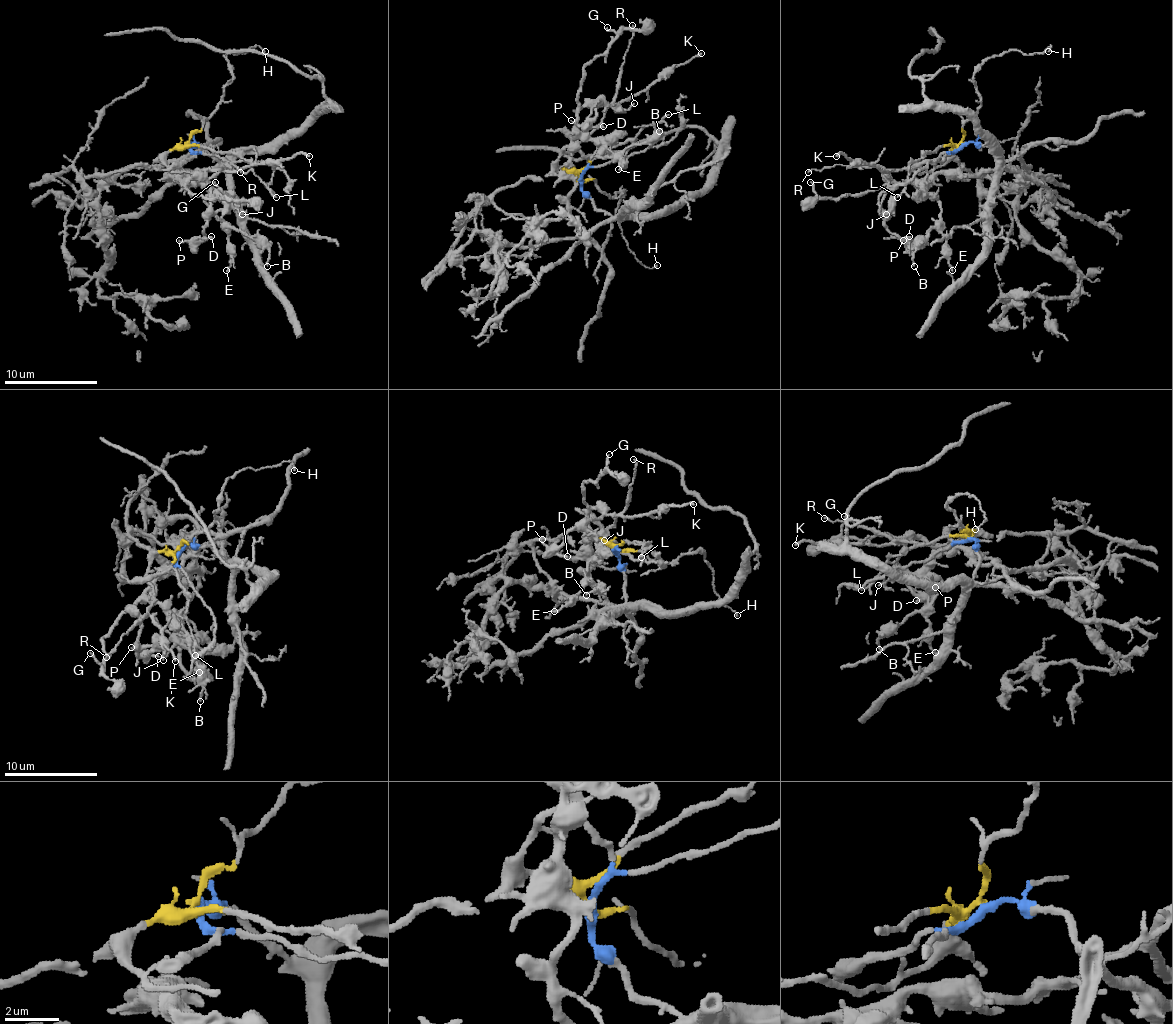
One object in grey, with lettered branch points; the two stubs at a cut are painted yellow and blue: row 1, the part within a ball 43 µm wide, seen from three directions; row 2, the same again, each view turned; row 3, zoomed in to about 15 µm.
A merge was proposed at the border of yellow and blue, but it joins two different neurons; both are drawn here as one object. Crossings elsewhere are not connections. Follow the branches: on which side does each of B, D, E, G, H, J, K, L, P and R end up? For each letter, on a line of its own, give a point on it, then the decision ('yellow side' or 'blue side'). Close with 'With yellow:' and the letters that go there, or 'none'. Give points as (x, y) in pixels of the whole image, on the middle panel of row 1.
B: (659, 131) | yellow side
D: (603, 126) | yellow side
E: (618, 169) | yellow side
G: (607, 27) | yellow side
H: (657, 265) | yellow side
J: (634, 103) | yellow side
K: (701, 53) | yellow side
L: (668, 114) | yellow side
P: (571, 120) | yellow side
R: (632, 25) | yellow side
With yellow: B, D, E, G, H, J, K, L, P, R

